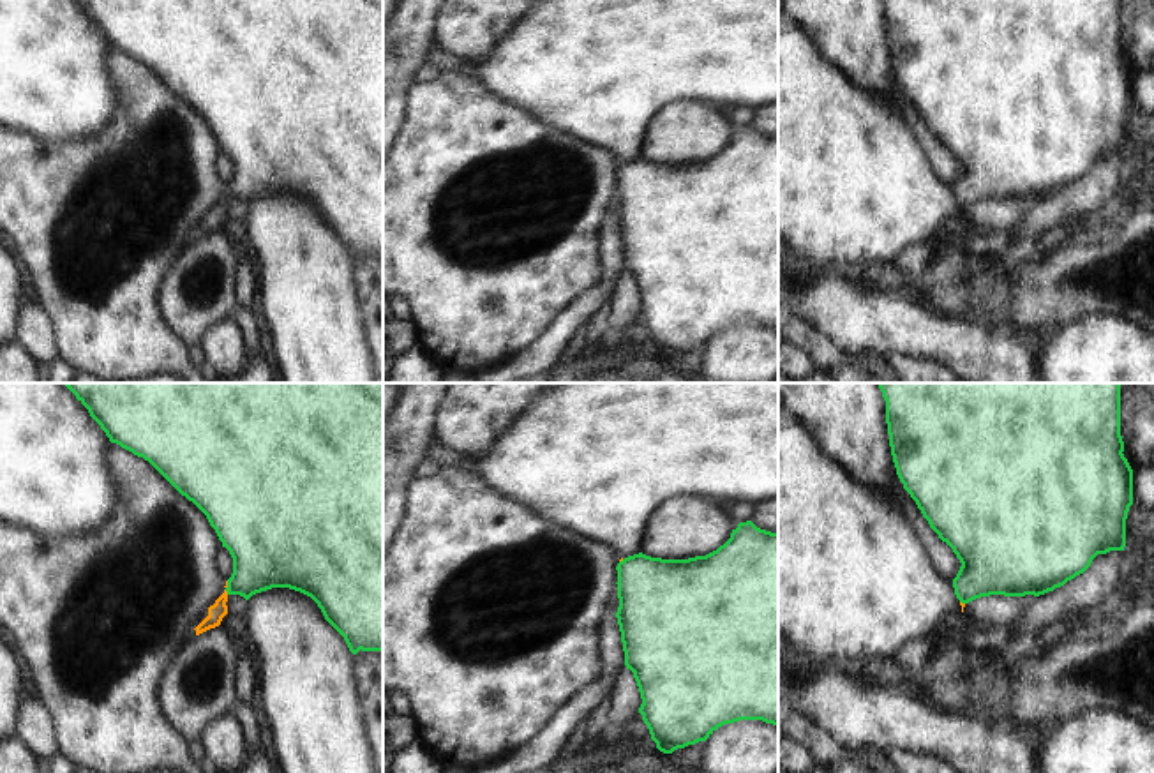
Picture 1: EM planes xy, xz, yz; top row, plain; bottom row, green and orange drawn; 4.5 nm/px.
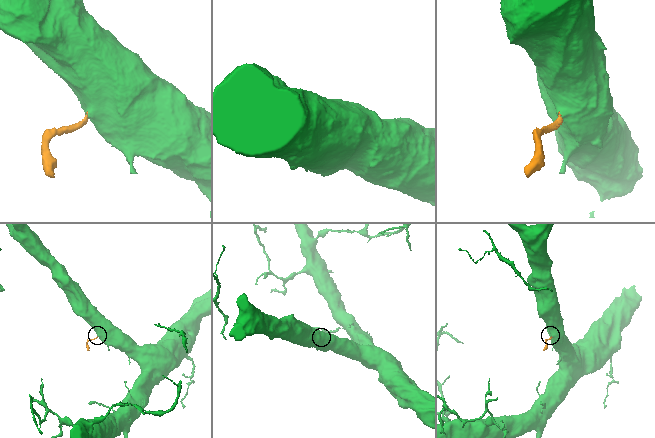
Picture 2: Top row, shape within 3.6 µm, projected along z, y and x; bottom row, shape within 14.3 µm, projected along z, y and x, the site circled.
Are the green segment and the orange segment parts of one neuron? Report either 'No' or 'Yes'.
Yes

